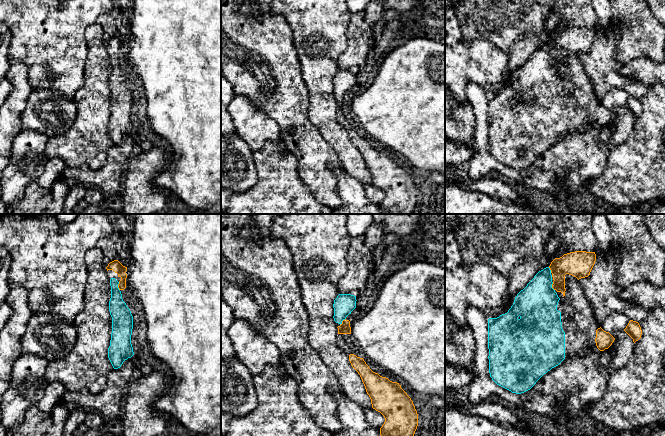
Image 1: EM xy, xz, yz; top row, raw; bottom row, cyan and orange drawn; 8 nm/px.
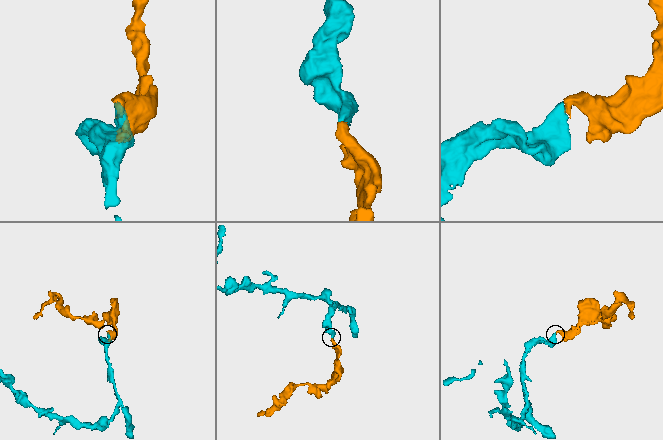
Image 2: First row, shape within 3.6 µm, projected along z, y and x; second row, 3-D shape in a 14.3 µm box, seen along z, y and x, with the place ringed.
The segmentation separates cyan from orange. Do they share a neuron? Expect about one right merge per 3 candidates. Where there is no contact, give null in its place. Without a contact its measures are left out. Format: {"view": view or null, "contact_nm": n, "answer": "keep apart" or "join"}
{"view": "xy", "contact_nm": 70, "answer": "join"}

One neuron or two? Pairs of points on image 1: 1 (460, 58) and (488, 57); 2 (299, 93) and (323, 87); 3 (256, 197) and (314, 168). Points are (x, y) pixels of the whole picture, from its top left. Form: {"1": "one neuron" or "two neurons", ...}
{"1": "one neuron", "2": "two neurons", "3": "two neurons"}

